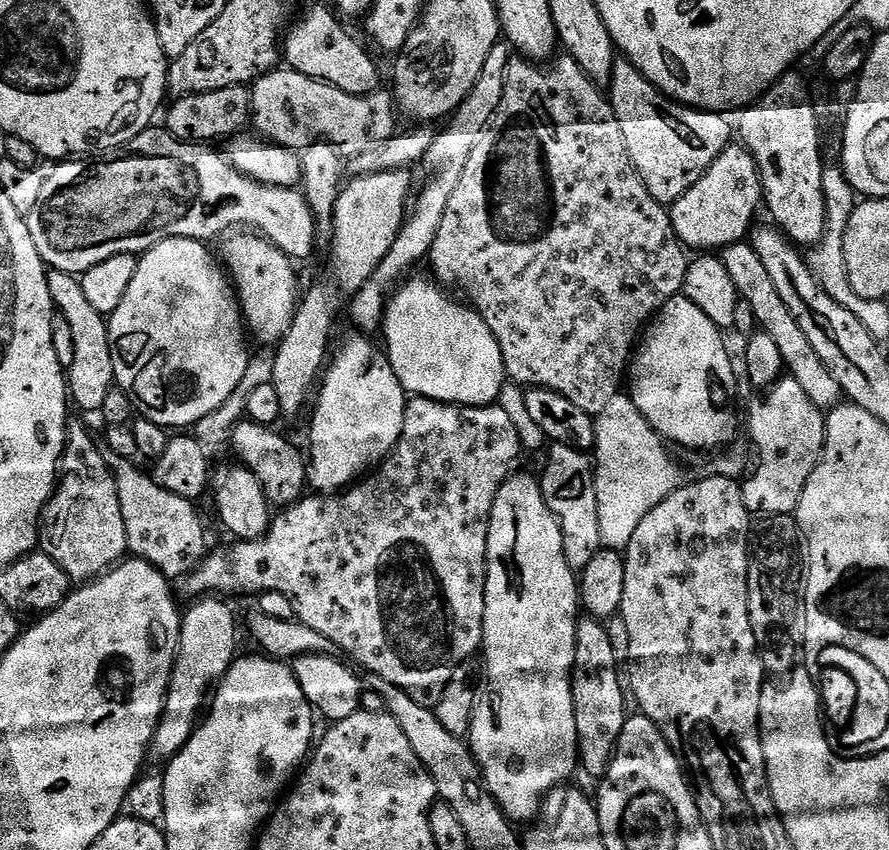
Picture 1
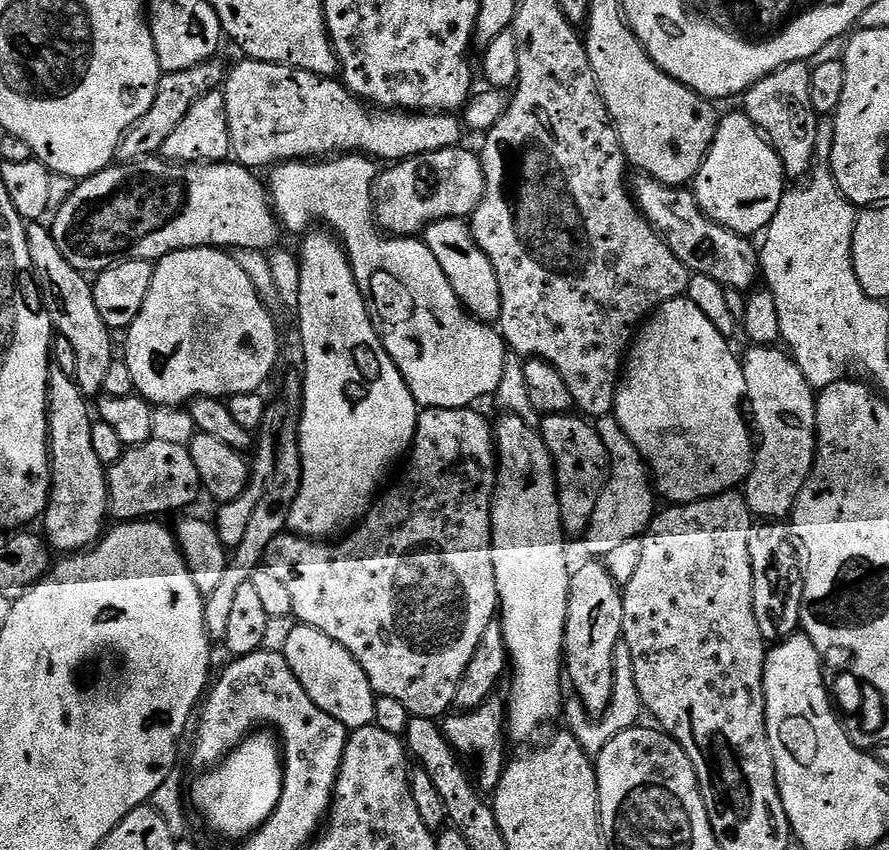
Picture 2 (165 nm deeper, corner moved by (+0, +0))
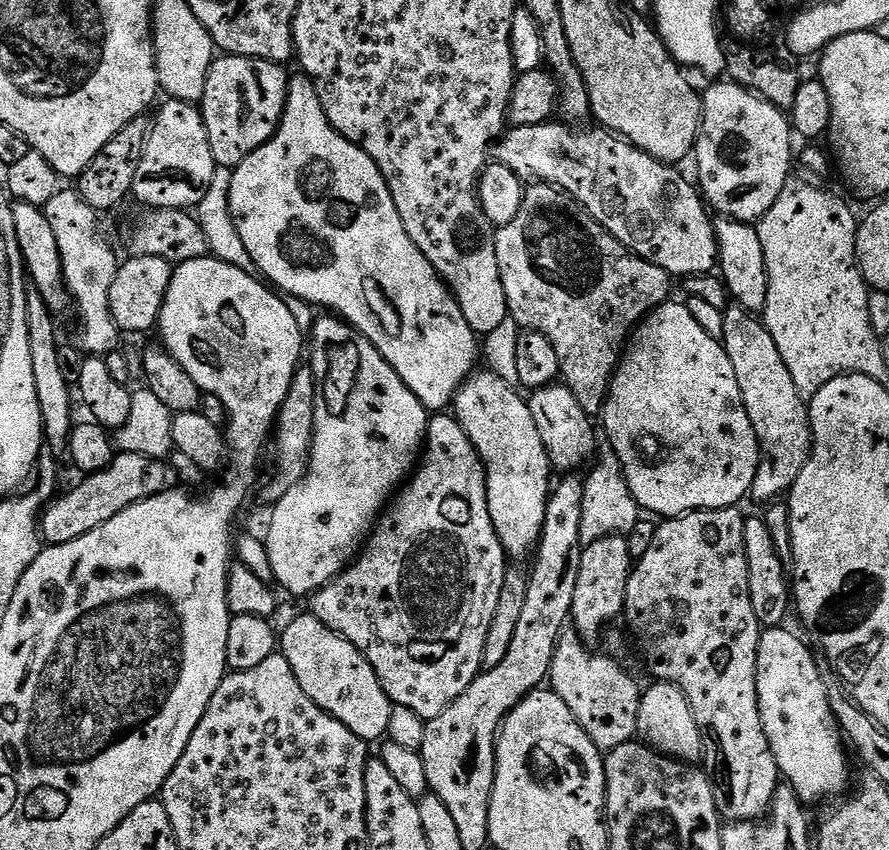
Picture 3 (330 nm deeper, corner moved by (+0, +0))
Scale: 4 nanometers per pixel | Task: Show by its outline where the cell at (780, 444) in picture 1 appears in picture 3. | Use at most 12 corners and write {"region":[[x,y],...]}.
{"region":[[723,313],[722,343],[760,443],[751,499],[792,491],[809,401],[763,319]]}

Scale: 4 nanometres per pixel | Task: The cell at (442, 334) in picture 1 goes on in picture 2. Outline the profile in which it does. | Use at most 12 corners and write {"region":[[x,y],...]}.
{"region":[[363,154],[281,162],[277,220],[324,219],[421,409],[491,397],[509,356],[420,238],[384,238]]}

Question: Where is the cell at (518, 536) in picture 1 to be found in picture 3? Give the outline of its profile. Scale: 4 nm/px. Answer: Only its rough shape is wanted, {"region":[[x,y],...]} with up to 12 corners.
{"region":[[496,372],[457,390],[509,557],[540,542],[554,469],[527,399]]}

